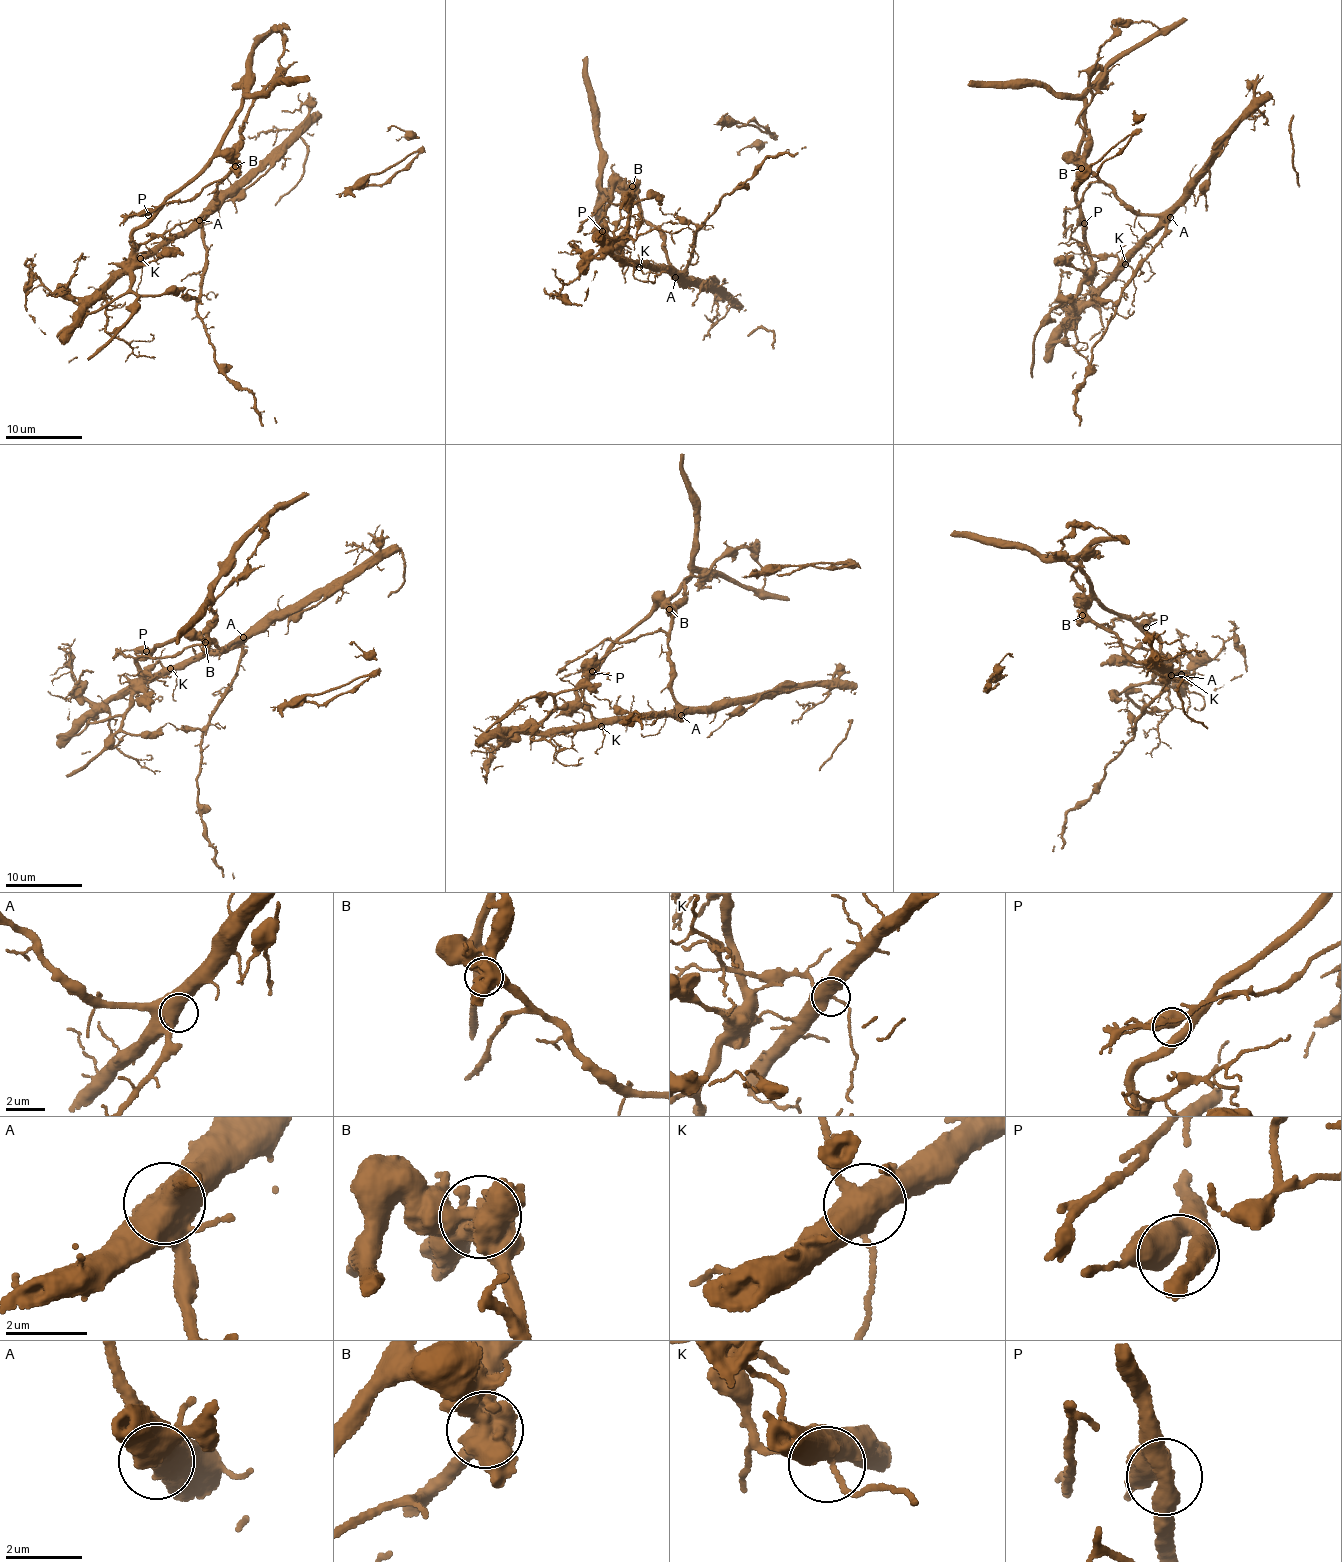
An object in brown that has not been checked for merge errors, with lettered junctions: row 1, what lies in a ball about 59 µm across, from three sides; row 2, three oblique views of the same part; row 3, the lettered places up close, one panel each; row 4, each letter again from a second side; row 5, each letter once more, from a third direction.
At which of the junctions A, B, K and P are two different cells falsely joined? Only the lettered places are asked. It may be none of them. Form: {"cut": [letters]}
{"cut": ["B"]}

